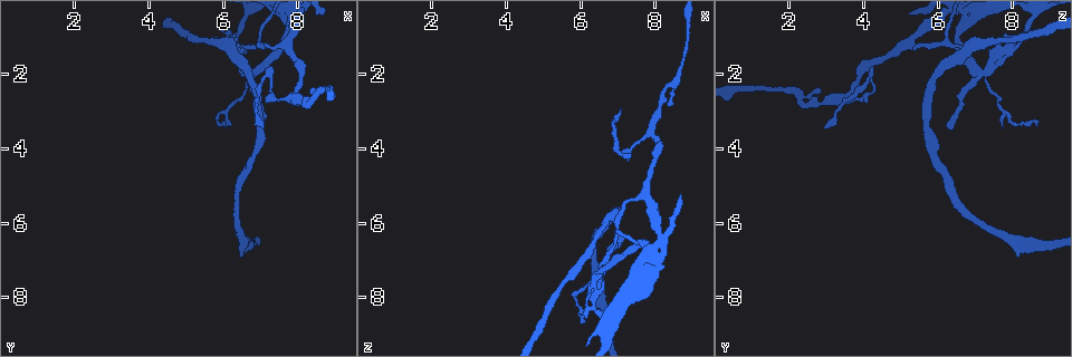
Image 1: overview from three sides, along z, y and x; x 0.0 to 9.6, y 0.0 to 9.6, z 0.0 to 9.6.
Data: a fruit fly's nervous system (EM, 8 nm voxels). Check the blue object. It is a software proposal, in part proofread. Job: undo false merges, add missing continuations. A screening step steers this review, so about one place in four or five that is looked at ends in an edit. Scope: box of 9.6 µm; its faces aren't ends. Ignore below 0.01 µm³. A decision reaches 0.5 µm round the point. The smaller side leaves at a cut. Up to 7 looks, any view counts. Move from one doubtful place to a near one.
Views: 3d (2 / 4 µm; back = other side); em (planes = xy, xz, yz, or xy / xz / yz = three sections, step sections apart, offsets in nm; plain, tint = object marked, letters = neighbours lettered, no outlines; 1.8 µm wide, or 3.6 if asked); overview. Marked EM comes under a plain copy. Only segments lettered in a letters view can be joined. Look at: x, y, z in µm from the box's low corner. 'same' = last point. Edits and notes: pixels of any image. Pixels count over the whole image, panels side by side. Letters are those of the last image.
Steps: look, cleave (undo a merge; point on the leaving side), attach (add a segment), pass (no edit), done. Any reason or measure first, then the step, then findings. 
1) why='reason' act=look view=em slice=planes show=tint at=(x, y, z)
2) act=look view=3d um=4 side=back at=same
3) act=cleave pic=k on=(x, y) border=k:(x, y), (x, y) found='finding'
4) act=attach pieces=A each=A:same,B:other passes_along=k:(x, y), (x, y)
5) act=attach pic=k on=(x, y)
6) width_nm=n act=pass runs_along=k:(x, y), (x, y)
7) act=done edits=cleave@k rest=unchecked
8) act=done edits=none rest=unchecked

why='three-way junction' act=look view=em slice=xy step=16 show=letters at=(7.90, 2.55, 3.60)

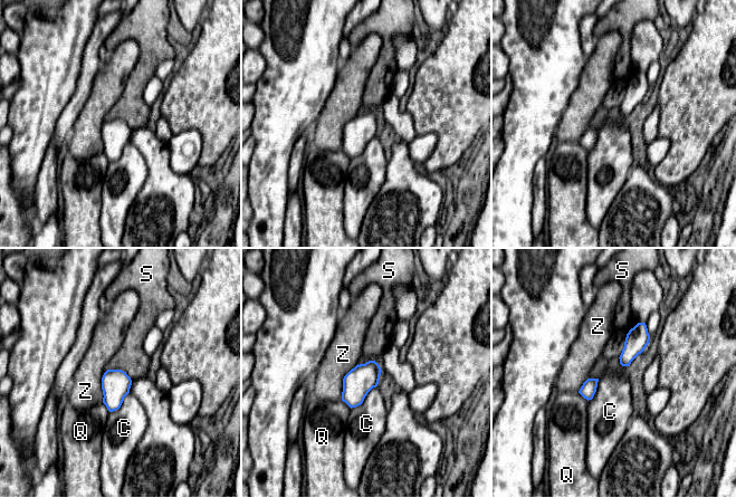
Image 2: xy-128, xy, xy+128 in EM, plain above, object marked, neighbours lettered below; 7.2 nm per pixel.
longest_contact=Z:300nm act=pass each=C:other,Q:other,S:other,Z:other border=2:(106, 370), (122, 370), (132, 380) found='all the same neuron'

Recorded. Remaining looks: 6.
why='touches itself' act=look view=3d um=2 at=(6.75, 2.00, 7.05)

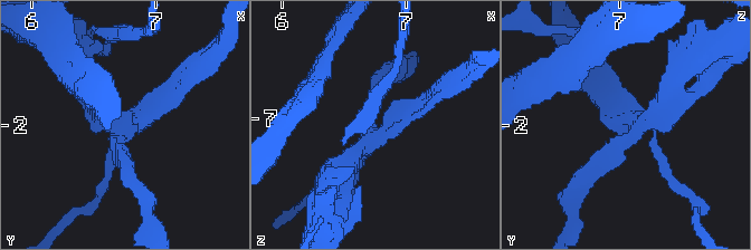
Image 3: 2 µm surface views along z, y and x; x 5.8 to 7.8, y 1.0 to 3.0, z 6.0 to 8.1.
act=look view=em slice=xz step=4 show=tint at=(6.78, 2.04, 7.08)

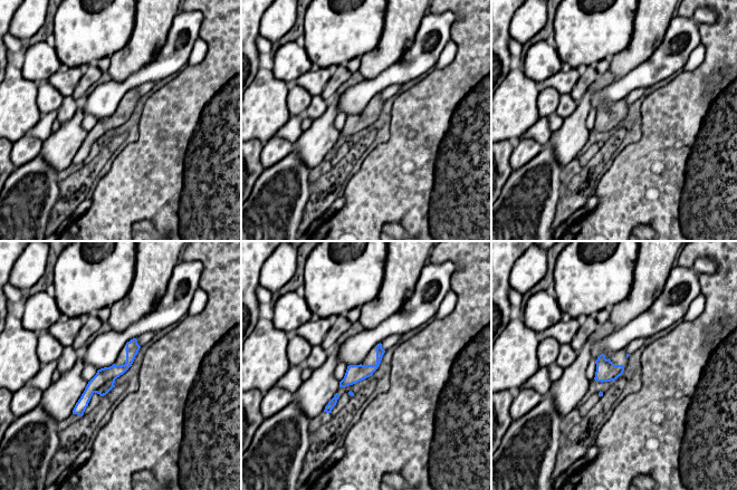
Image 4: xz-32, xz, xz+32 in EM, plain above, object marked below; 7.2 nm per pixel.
why='cut it another way' act=look view=em slice=planes show=letters at=same

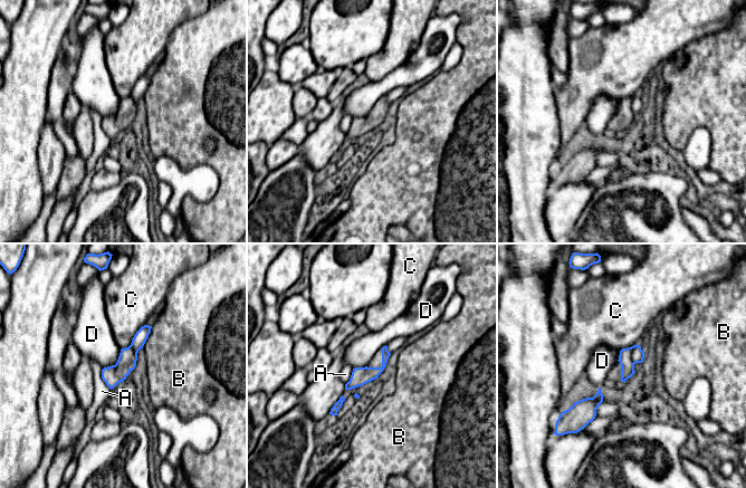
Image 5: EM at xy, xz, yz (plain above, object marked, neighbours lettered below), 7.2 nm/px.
longest_contact=C:240nm act=pass each=A:other,B:other,C:other,D:other runs_along=5:(147, 328), (111, 384) found='all the same neuron'

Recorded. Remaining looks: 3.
why='a narrow waist' act=look view=em slice=planes show=letters at=(6.45, 0.80, 8.40)

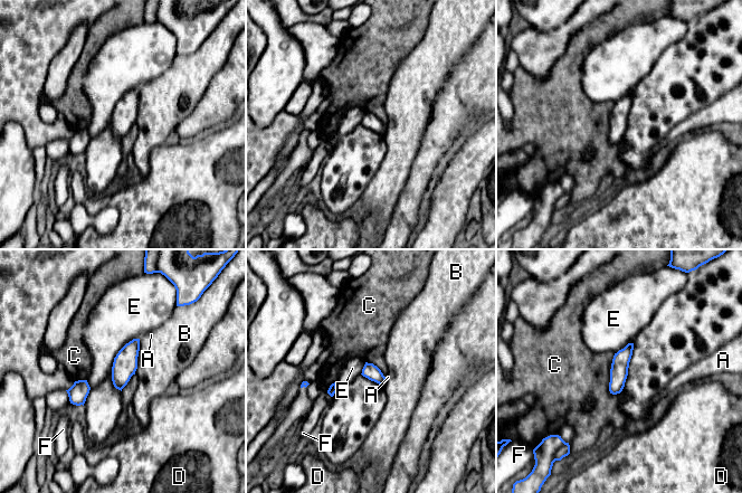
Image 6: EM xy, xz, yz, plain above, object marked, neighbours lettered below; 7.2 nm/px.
act=pass each=A:other,B:other,C:other,D:other,E:other,F:other found='one neuron here'

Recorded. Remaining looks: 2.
act=done edits=none rest=unchecked

